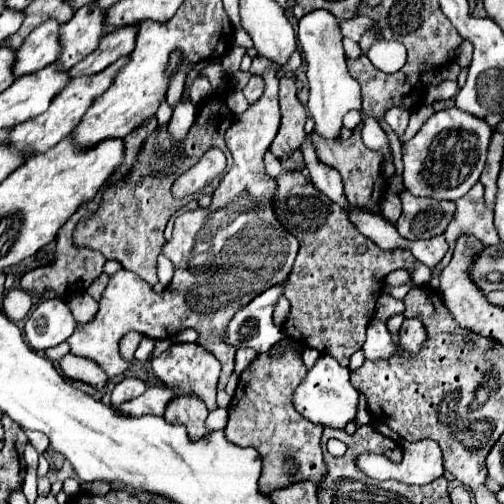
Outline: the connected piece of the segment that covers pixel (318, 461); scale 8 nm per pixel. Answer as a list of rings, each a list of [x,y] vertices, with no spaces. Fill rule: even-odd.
[[[287,349],[279,357],[269,357],[261,353],[253,363],[241,373],[237,391],[229,405],[229,423],[225,435],[231,443],[239,447],[255,447],[263,457],[261,489],[271,493],[279,487],[287,487],[293,481],[311,479],[321,483],[325,475],[325,465],[321,457],[321,433],[323,427],[315,427],[309,419],[303,419],[291,403],[295,387],[307,377],[307,367],[301,361],[301,355]]]

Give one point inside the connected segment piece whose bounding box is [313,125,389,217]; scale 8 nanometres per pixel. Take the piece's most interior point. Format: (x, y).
(365, 185)

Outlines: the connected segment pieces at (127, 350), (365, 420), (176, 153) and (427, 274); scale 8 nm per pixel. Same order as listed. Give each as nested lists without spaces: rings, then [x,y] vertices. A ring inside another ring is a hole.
[[[127,333],[121,339],[121,355],[123,355],[123,359],[133,359],[133,353],[135,353],[141,337],[143,335],[139,335],[139,333]]]
[[[359,391],[359,403],[356,423],[360,425],[370,424],[372,420],[372,416],[367,406],[367,398],[362,392]]]
[[[211,97],[199,111],[195,125],[191,127],[187,139],[183,143],[175,143],[169,139],[169,135],[163,129],[157,129],[143,145],[143,151],[139,155],[139,161],[133,165],[131,173],[123,183],[117,183],[113,187],[105,189],[103,201],[99,211],[89,217],[87,221],[79,223],[75,229],[75,243],[77,247],[91,247],[101,251],[107,259],[117,259],[123,269],[133,271],[149,285],[157,283],[157,271],[155,263],[161,255],[161,249],[165,245],[165,225],[175,215],[175,211],[189,201],[197,199],[199,195],[185,197],[183,201],[175,201],[171,197],[171,185],[175,177],[191,169],[207,149],[221,143],[223,133],[227,127],[231,127],[231,113],[225,105],[223,97]]]
[[[419,265],[419,267],[411,269],[411,271],[409,271],[409,275],[411,275],[413,283],[415,283],[415,285],[419,285],[419,287],[429,285],[429,281],[431,281],[431,277],[433,277],[431,269],[429,269],[429,267],[425,267],[425,265]]]

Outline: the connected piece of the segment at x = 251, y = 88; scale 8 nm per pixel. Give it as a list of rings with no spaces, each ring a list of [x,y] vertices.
[[[253,77],[253,79],[245,85],[243,95],[245,95],[245,99],[247,99],[249,103],[255,103],[255,101],[263,95],[263,81],[257,81],[257,77]]]

